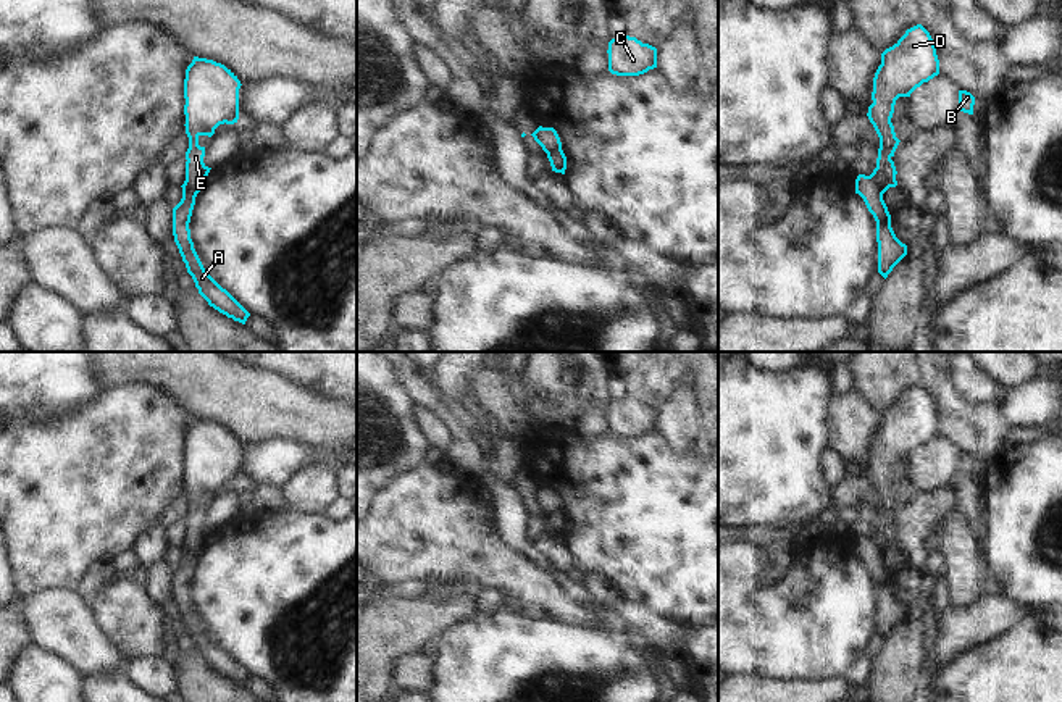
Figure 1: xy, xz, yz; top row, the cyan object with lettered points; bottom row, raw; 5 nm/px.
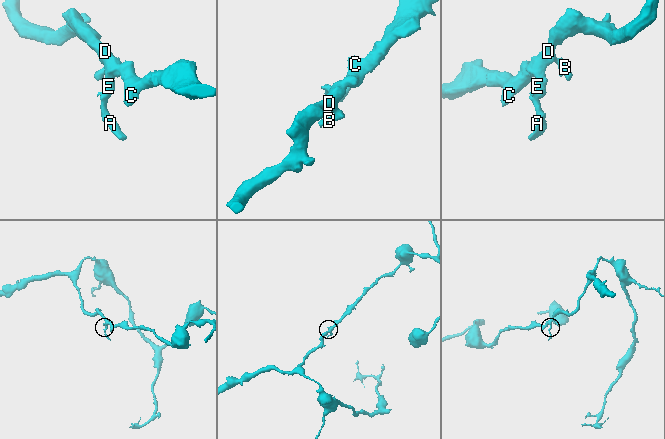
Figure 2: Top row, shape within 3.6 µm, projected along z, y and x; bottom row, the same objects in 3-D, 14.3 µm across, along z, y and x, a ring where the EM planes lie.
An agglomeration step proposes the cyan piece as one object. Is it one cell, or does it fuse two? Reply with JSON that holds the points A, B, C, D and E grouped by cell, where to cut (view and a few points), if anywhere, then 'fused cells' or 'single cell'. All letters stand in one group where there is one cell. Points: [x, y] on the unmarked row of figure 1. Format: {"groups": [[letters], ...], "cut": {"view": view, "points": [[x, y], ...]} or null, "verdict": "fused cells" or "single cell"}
{"groups": [["A"], ["B", "C", "D", "E"]], "cut": {"view": "yz", "points": [[870, 536], [882, 557]]}, "verdict": "fused cells"}

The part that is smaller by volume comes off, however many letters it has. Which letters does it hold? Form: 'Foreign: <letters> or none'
Foreign: A

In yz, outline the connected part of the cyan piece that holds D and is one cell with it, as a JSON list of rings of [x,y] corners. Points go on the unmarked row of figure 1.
[[[922,386],[907,391],[893,408],[881,415],[881,426],[873,439],[873,465],[867,474],[880,499],[876,529],[872,537],[881,557],[889,549],[897,547],[897,533],[891,521],[901,504],[891,484],[896,462],[899,458],[910,458],[917,449],[938,436],[939,421],[936,408],[930,394]]]

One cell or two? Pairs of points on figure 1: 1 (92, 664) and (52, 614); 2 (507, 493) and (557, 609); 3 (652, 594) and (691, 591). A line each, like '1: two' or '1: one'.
1: one
2: two
3: one

